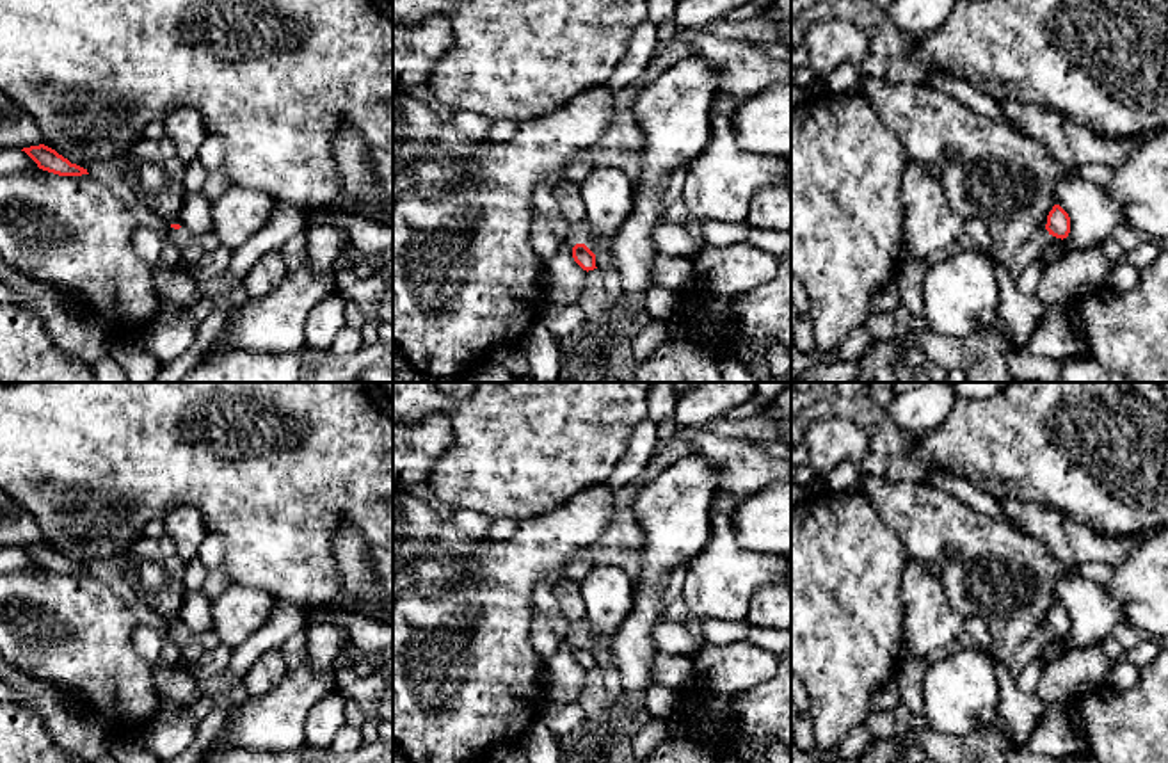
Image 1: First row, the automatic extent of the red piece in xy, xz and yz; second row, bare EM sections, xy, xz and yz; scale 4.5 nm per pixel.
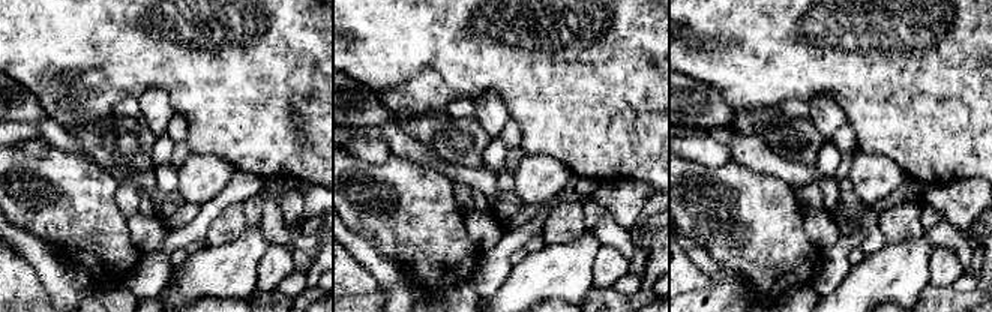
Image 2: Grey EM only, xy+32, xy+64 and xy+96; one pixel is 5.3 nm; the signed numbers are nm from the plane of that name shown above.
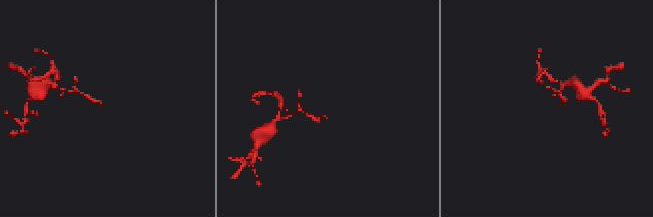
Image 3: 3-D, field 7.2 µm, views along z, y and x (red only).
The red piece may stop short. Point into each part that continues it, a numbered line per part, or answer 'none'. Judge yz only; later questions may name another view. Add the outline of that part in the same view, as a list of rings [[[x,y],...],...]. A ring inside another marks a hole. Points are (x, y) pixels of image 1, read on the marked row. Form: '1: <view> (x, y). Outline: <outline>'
none

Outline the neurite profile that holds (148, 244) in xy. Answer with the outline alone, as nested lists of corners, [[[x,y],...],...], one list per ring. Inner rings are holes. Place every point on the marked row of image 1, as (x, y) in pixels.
[[[139,226],[133,233],[132,245],[139,258],[155,267],[167,242],[151,228]]]

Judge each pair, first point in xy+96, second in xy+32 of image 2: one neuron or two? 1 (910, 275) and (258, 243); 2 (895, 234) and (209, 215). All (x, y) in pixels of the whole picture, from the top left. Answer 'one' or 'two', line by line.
1: one
2: two

